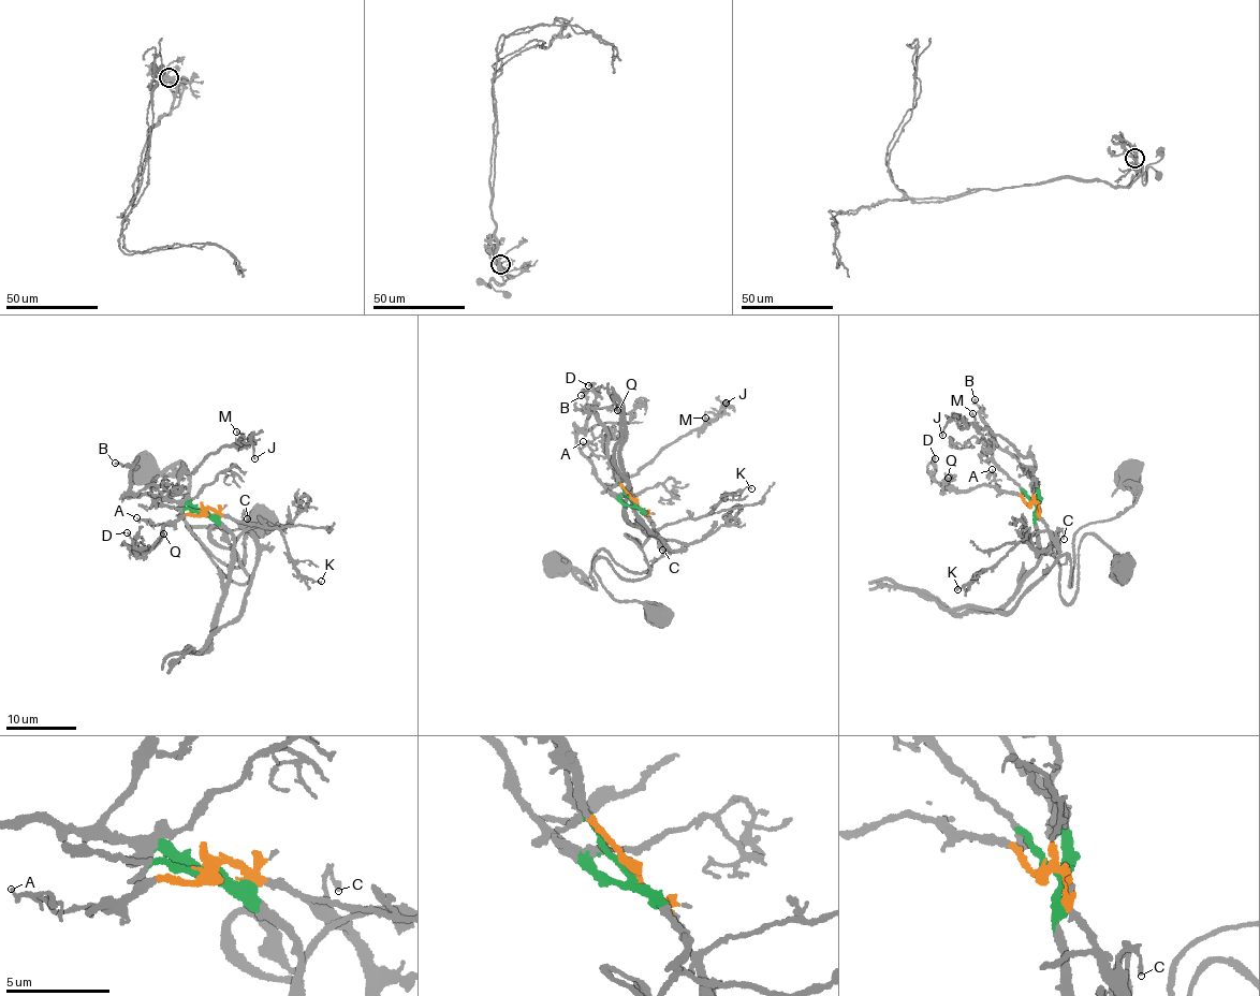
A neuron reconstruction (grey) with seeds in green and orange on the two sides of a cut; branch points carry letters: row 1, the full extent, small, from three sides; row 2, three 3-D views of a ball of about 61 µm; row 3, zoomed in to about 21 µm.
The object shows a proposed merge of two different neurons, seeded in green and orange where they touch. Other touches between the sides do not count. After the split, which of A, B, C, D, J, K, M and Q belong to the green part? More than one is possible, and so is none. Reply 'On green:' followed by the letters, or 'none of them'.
On green: B, J, M

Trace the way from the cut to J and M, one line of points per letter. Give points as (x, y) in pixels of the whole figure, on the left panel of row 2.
J: (203, 511), (193, 510), (169, 496), (178, 479), (224, 447), (247, 442), (249, 437), (254, 458)
M: (203, 511), (193, 510), (172, 499), (169, 493), (182, 474), (244, 436), (237, 431)

